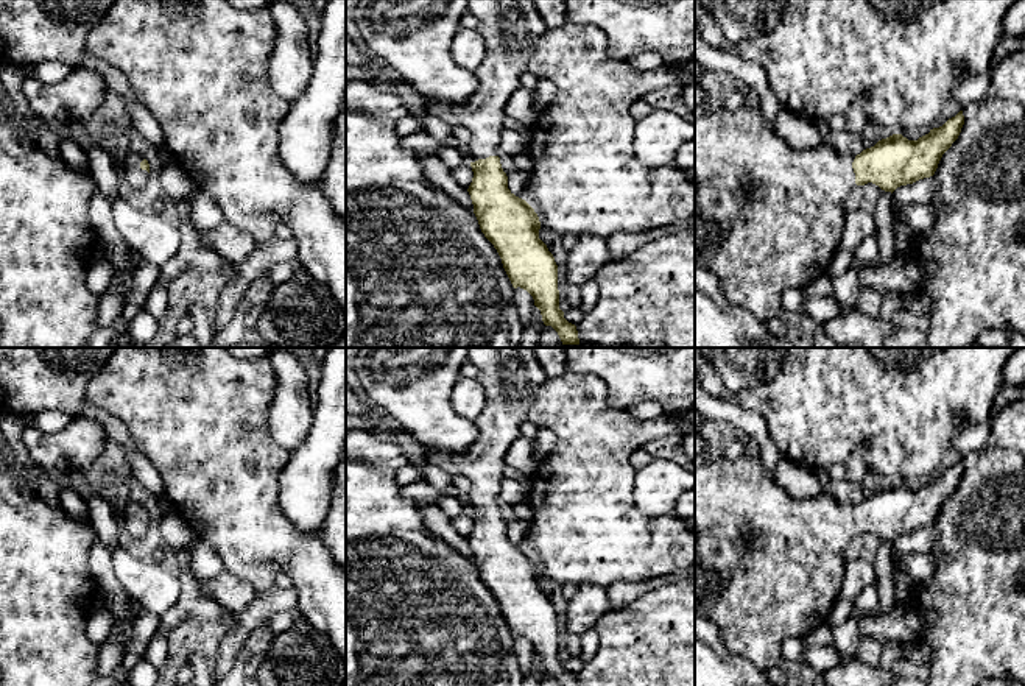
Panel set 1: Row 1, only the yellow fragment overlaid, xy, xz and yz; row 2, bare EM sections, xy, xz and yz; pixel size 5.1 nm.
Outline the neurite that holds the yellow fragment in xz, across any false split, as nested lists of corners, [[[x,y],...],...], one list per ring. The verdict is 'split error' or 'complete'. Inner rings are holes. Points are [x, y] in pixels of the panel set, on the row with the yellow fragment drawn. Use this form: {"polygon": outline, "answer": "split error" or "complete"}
{"polygon": [[[467,0],[467,11],[478,19],[477,30],[486,44],[484,58],[474,73],[478,89],[464,103],[425,98],[427,114],[470,133],[467,159],[474,178],[467,192],[481,232],[497,249],[512,287],[520,287],[533,296],[544,324],[558,332],[562,345],[579,345],[576,326],[569,323],[559,309],[558,265],[547,245],[539,239],[539,217],[525,200],[508,189],[508,176],[498,157],[498,143],[506,118],[505,106],[520,87],[520,76],[528,72],[528,61],[548,27],[534,0]]], "answer": "split error"}

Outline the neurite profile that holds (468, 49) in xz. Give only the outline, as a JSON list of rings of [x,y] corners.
[[[460,28],[453,36],[452,58],[460,67],[475,73],[486,53],[486,44],[478,30]]]

